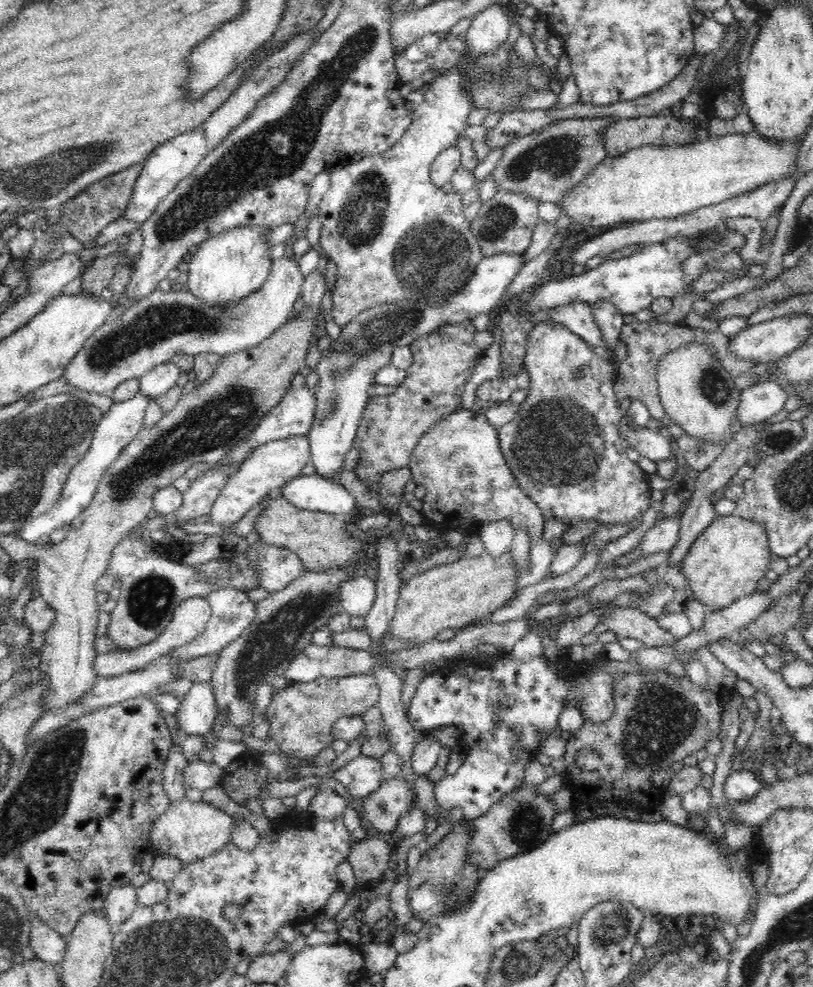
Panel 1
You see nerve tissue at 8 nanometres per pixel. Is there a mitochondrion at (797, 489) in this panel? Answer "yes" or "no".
yes

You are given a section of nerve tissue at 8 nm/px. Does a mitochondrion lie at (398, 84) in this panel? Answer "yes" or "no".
no

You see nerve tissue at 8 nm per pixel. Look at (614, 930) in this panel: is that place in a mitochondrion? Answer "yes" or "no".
yes

